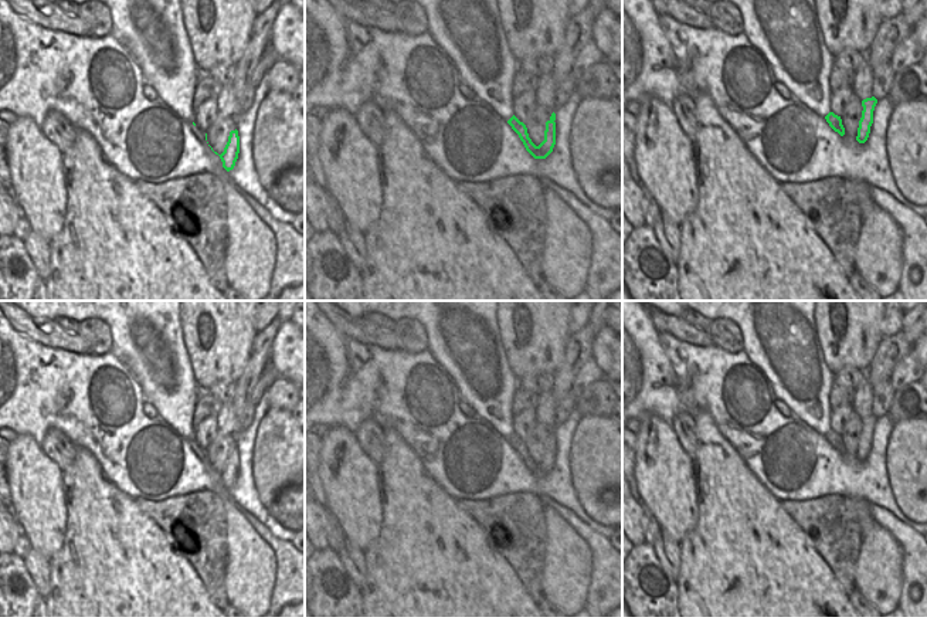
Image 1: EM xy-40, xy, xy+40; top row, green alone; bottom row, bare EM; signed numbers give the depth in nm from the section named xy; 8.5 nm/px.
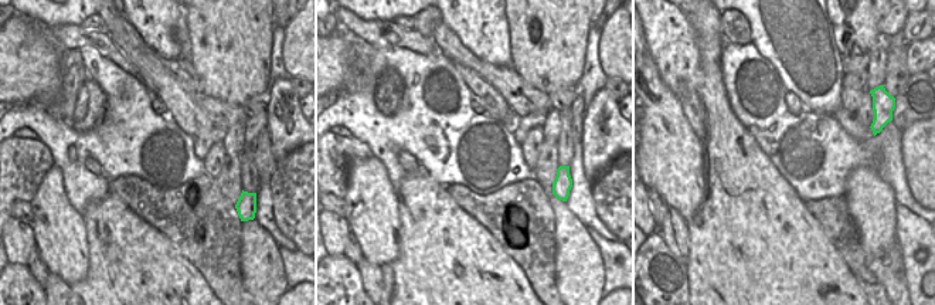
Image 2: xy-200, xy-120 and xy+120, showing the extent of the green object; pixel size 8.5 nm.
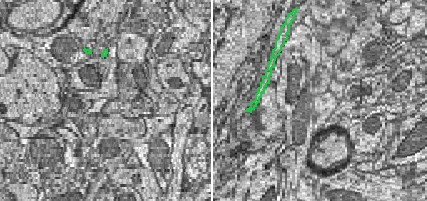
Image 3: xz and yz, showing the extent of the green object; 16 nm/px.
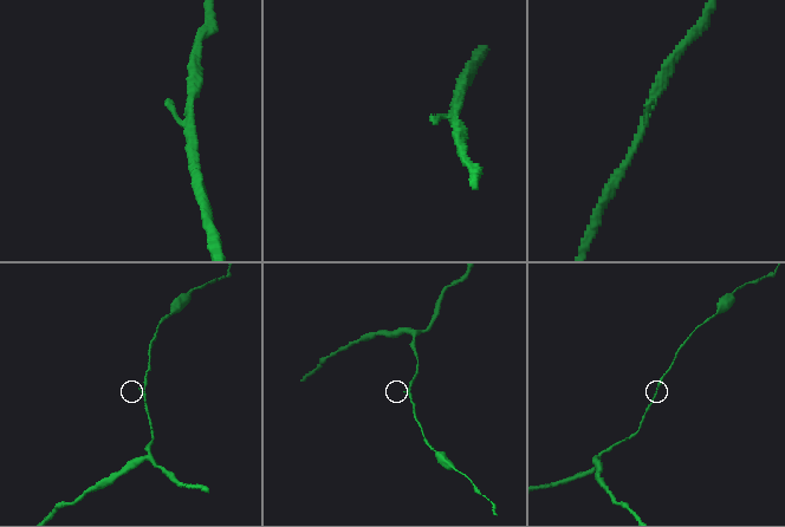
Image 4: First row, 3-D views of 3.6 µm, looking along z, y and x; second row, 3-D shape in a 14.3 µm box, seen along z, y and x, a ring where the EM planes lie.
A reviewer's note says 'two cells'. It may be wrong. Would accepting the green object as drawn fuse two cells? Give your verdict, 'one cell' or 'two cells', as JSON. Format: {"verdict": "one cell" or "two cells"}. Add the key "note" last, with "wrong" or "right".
{"verdict": "one cell", "note": "wrong"}

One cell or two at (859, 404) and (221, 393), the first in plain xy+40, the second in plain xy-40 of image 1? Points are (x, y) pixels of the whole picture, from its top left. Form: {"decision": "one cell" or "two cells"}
{"decision": "two cells"}

